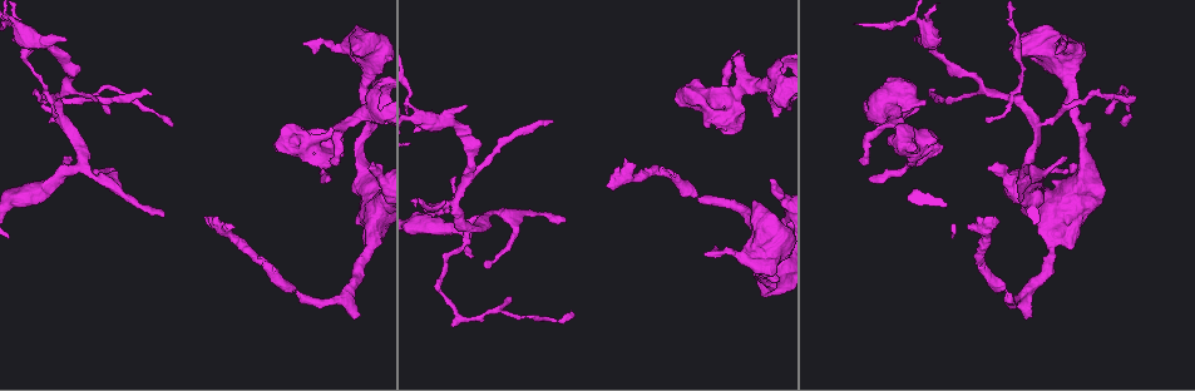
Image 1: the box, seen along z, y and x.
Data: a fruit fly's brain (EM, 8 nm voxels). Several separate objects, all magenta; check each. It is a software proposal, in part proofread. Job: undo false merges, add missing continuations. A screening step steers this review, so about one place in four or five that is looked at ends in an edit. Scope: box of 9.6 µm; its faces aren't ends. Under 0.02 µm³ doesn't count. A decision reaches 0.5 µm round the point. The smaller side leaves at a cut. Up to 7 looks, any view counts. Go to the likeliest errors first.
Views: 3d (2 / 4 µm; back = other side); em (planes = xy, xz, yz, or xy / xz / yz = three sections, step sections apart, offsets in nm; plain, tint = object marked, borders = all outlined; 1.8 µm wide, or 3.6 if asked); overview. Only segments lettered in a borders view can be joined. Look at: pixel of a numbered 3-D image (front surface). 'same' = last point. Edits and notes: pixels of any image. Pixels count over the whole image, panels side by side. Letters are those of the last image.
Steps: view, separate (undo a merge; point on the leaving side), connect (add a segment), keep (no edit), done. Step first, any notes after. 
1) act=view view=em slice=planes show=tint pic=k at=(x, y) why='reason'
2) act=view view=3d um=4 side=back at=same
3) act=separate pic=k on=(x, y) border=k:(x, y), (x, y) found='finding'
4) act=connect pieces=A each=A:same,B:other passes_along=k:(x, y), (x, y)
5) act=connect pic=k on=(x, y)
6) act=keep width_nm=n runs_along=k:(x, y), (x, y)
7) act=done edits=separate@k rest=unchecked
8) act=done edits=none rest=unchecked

act=view view=3d um=4 pic=1 at=(371, 168) why='free end'

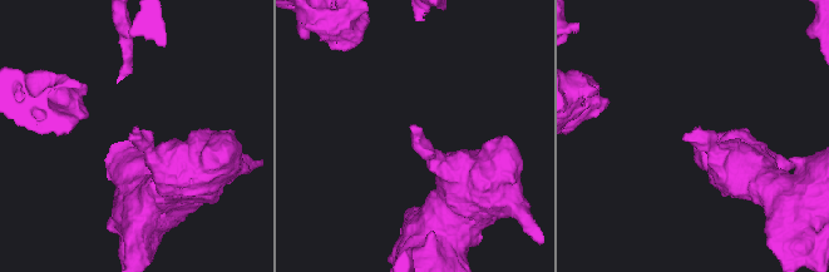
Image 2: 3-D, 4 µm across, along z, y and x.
act=view view=em slice=yz step=16 show=borders pic=2 at=(129, 141)

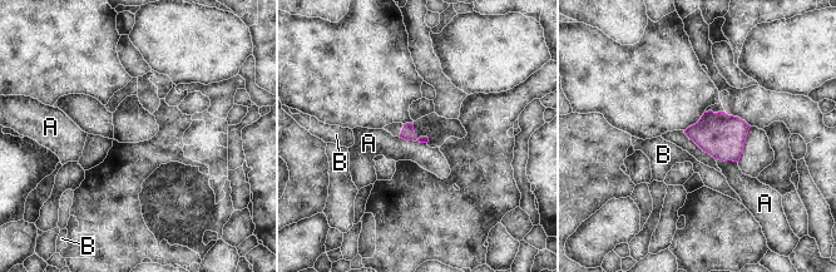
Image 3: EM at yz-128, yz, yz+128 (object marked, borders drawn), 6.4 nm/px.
act=view view=em slice=xz step=16 show=borders at=same

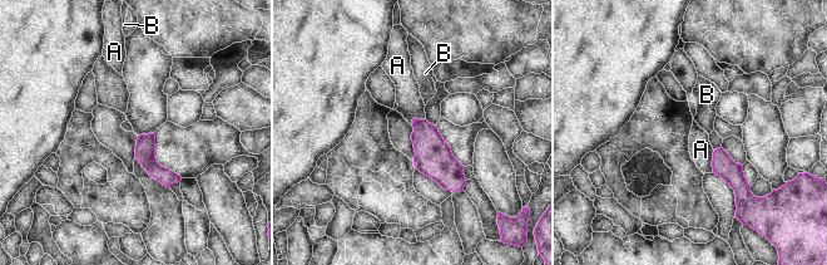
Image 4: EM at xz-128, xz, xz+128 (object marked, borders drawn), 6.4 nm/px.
act=keep longest_contact=A:140nm each=A:other,B:other border=4:(714, 150), (712, 171) found='none of them fits'

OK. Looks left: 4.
act=view view=3d um=4 pic=1 at=(1014, 99)

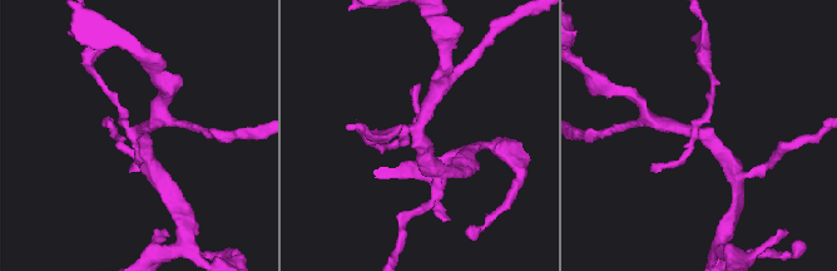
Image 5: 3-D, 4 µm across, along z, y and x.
act=view view=em slice=xy step=16 show=borders pic=5 at=(695, 135)

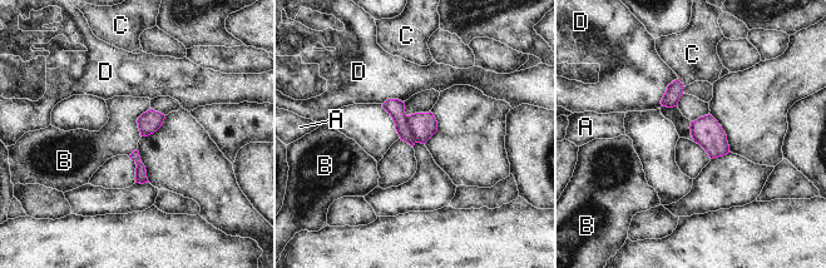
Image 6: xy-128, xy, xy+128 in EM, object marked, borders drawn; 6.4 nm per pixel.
act=separate pic=6 on=(395, 108) each=A:other,B:other,C:other,D:other border=6:(406, 115), (409, 130), (416, 142) found='a second neuron is stuck on'

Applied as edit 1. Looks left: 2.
act=view view=em slice=planes show=borders pic=1 at=(609, 185) why='long arm stops here'

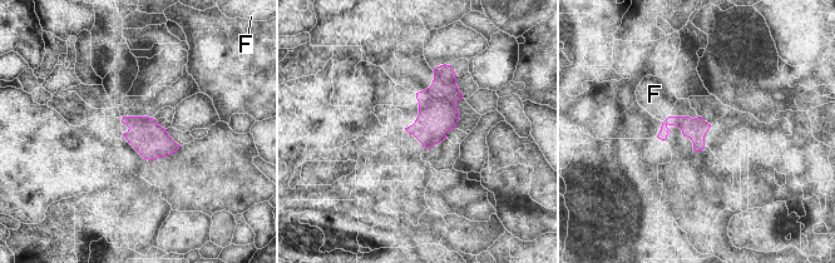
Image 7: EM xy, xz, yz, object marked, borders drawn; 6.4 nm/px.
act=keep each=F:other border=7:(670, 115), (663, 122) found='none of them fits'

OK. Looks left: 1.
act=done edits=separate@6 rest=unchecked

